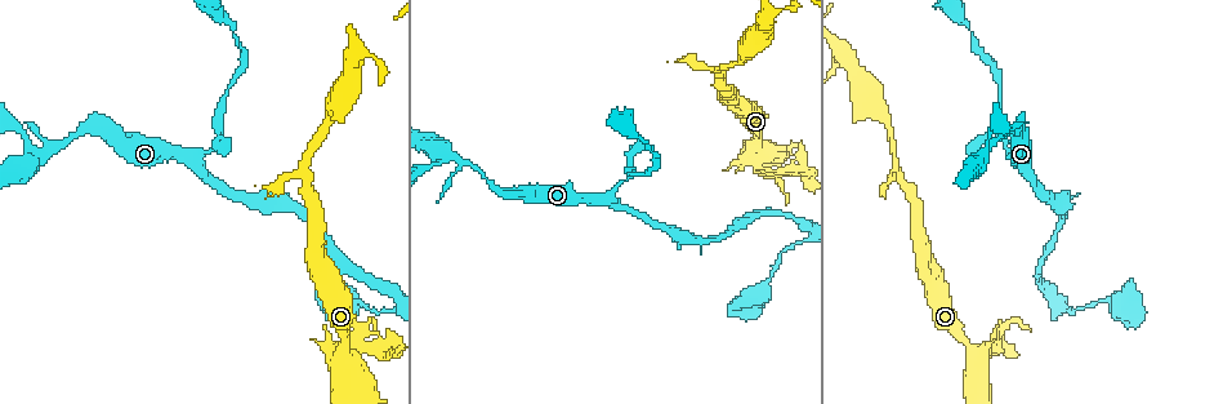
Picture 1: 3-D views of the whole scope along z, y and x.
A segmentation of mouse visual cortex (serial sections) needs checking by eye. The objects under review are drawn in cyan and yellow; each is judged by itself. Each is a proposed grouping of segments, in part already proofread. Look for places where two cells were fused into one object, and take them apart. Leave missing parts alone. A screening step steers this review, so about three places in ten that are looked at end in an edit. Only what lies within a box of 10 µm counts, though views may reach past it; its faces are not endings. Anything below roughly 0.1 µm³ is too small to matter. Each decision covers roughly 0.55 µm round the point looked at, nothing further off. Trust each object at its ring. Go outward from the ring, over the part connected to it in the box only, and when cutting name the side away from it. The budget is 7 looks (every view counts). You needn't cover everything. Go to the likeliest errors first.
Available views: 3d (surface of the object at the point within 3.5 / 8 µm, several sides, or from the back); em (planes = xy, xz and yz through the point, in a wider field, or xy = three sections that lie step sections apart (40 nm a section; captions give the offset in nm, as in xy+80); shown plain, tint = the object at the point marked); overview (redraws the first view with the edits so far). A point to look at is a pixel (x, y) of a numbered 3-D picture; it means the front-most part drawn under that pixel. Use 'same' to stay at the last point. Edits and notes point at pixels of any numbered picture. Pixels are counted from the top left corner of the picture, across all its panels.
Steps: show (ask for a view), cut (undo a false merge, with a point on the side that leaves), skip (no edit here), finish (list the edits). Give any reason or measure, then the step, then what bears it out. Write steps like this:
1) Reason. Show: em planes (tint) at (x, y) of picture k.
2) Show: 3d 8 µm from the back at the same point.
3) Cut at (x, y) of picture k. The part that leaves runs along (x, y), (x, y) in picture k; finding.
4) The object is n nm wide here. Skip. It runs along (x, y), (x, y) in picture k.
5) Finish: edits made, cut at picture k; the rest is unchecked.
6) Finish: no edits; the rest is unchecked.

Three arms meet. Show: 3d 3.5 µm from the back at (42, 154) of picture 1.

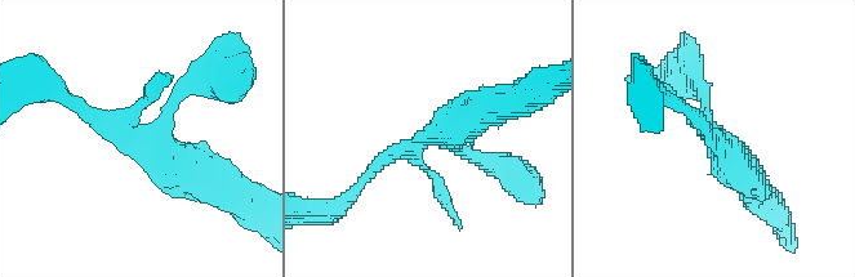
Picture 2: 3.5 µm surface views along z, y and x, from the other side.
Now the EM. Show: em xy step 2 (tint) at (428, 139) of picture 2.

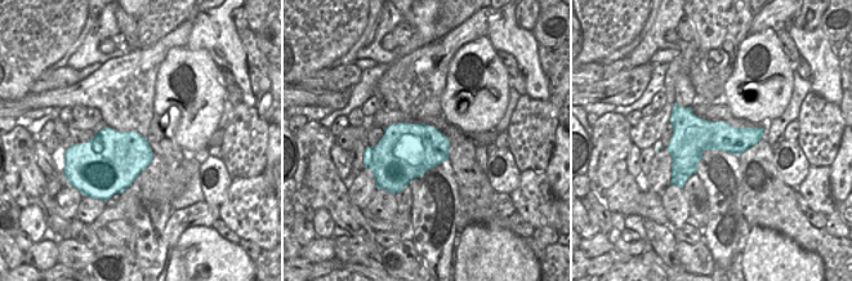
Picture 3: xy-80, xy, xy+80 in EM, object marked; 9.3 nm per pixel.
Cut it another way. Show: em xy step 5 (tint) at the same point.

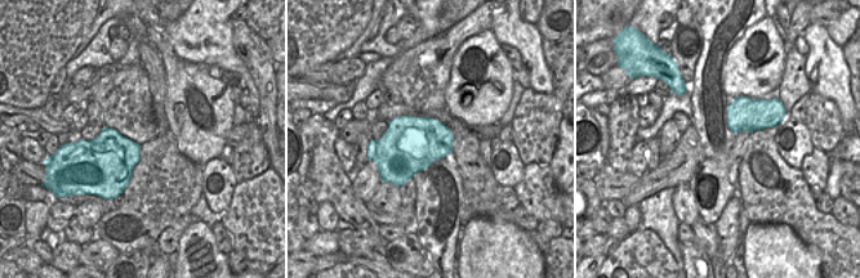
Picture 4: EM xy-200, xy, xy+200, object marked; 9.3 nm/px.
Skip. It runs along (75, 102), (203, 182) in picture 2; one cell here.

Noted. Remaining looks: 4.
Sharp bend. Show: 3d 3.5 µm at (755, 150) of picture 1.

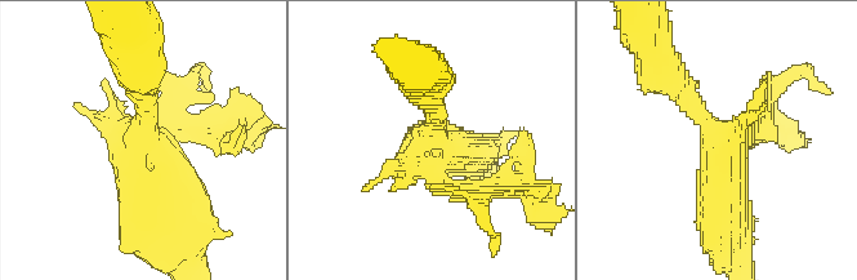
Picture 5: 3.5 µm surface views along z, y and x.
Show: em xy step 3 (tint) at (427, 149) of picture 5.

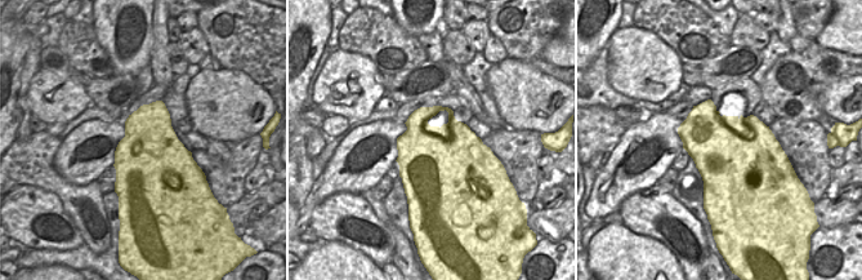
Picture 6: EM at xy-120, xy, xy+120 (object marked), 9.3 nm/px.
The object is 700 nm wide here. Cut at (202, 127) of picture 5. The part that leaves runs along (169, 130), (249, 115), (253, 140) in picture 5; two cells meet here.

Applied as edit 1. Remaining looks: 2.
Three arms meet. Show: 3d 3.5 µm from the back at (1024, 163) of picture 1.

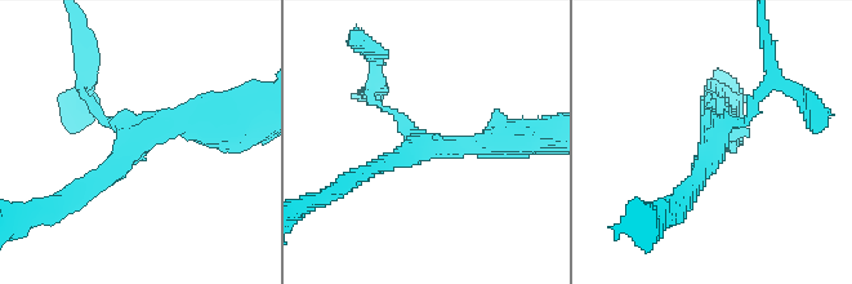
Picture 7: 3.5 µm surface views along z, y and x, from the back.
3 arms meet here; the arms are 100, 250, 400 nm wide. Show: em xy step 1 (tint) at (431, 145) of picture 7.

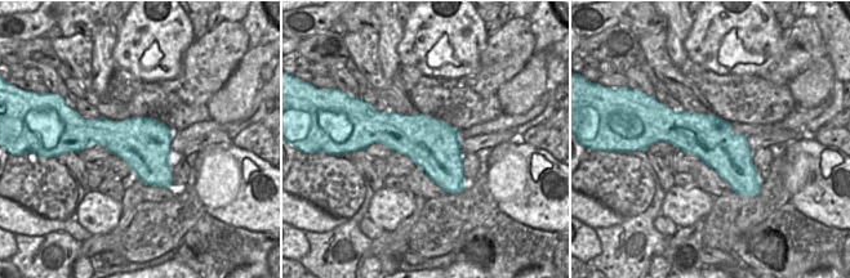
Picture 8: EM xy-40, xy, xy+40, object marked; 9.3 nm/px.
The object is 480 nm wide here. Skip. It runs along (226, 124), (159, 124), (79, 191) in picture 7; continuous, no second cell.

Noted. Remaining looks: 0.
Finish: edits made, cut at picture 5; the rest is unchecked.

